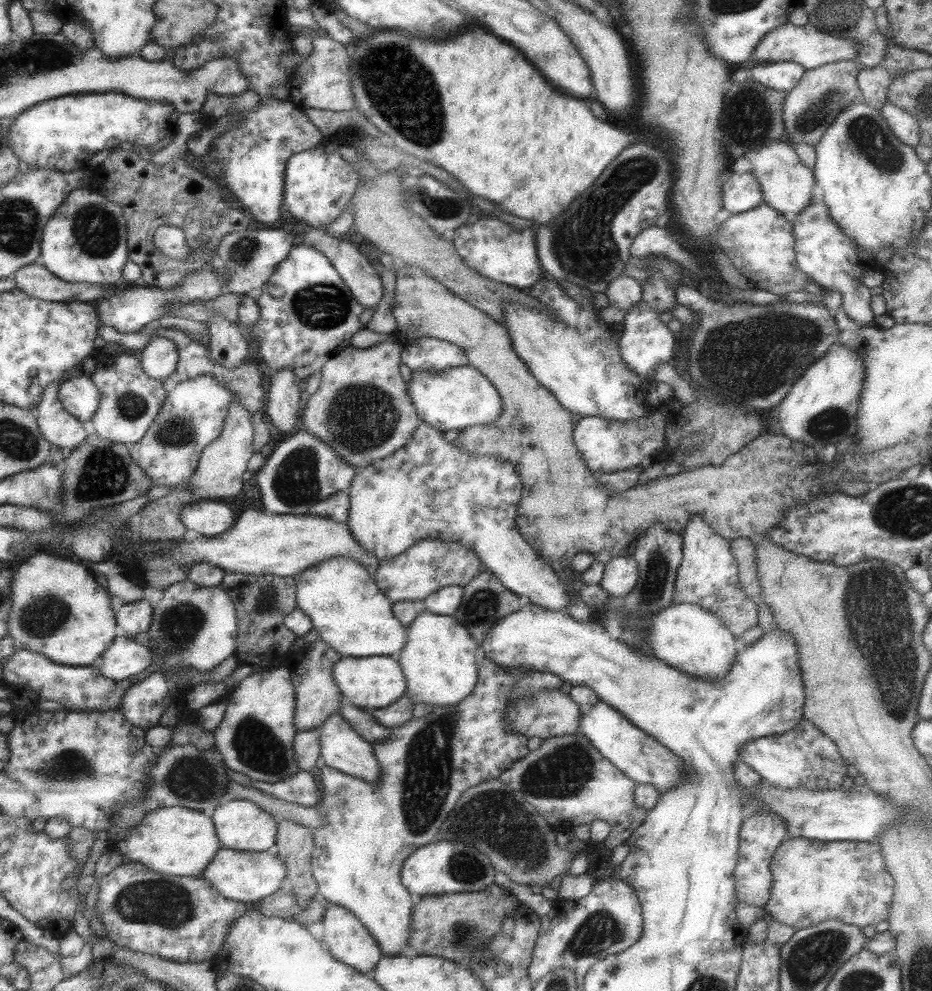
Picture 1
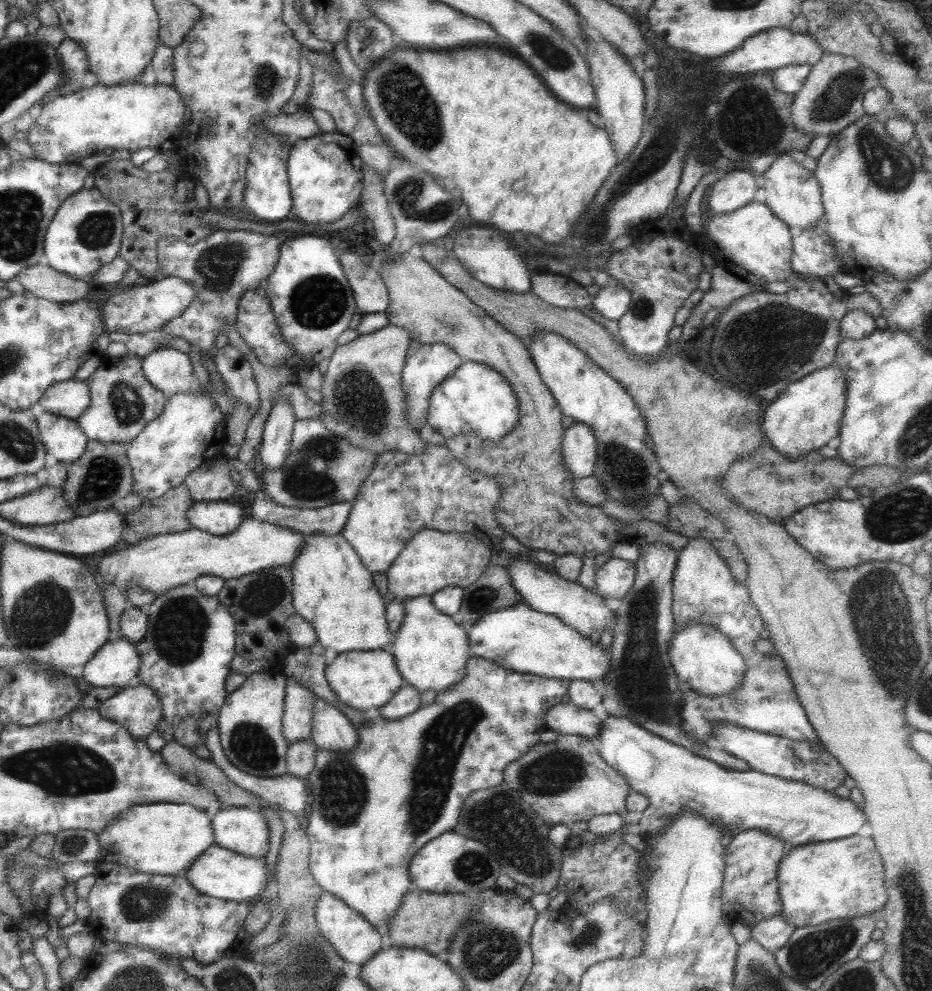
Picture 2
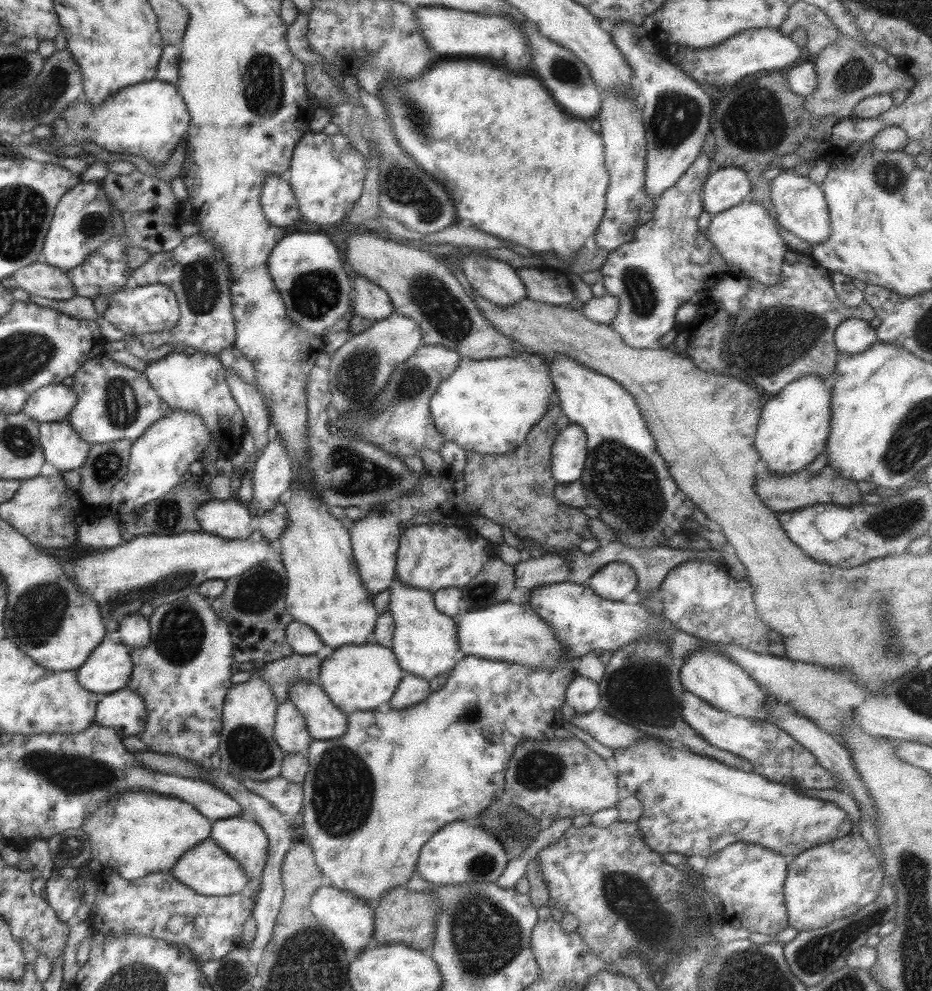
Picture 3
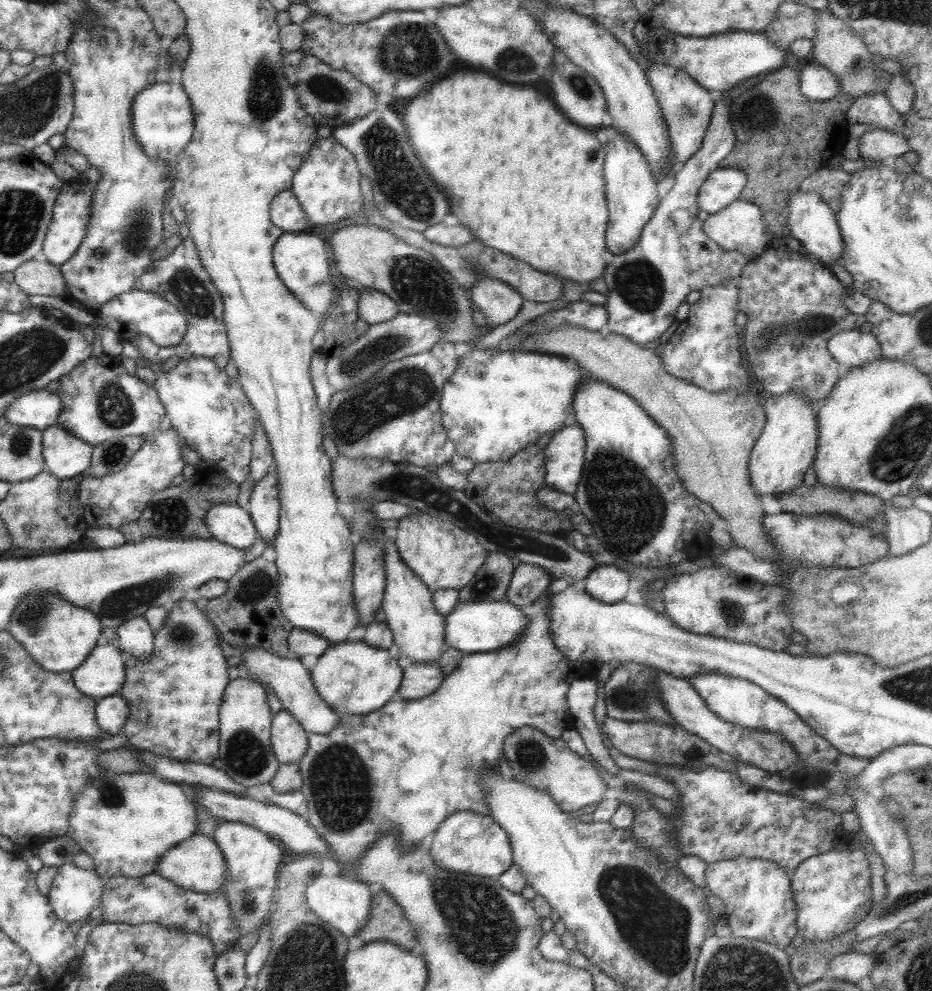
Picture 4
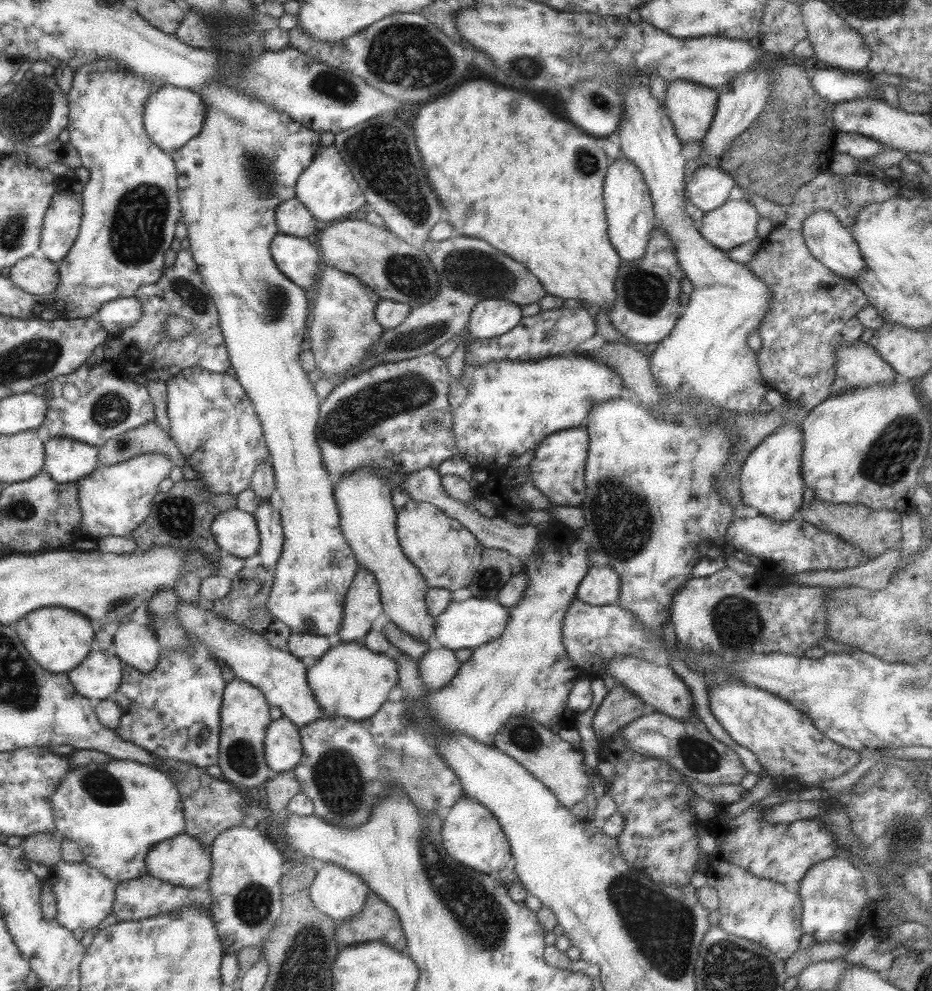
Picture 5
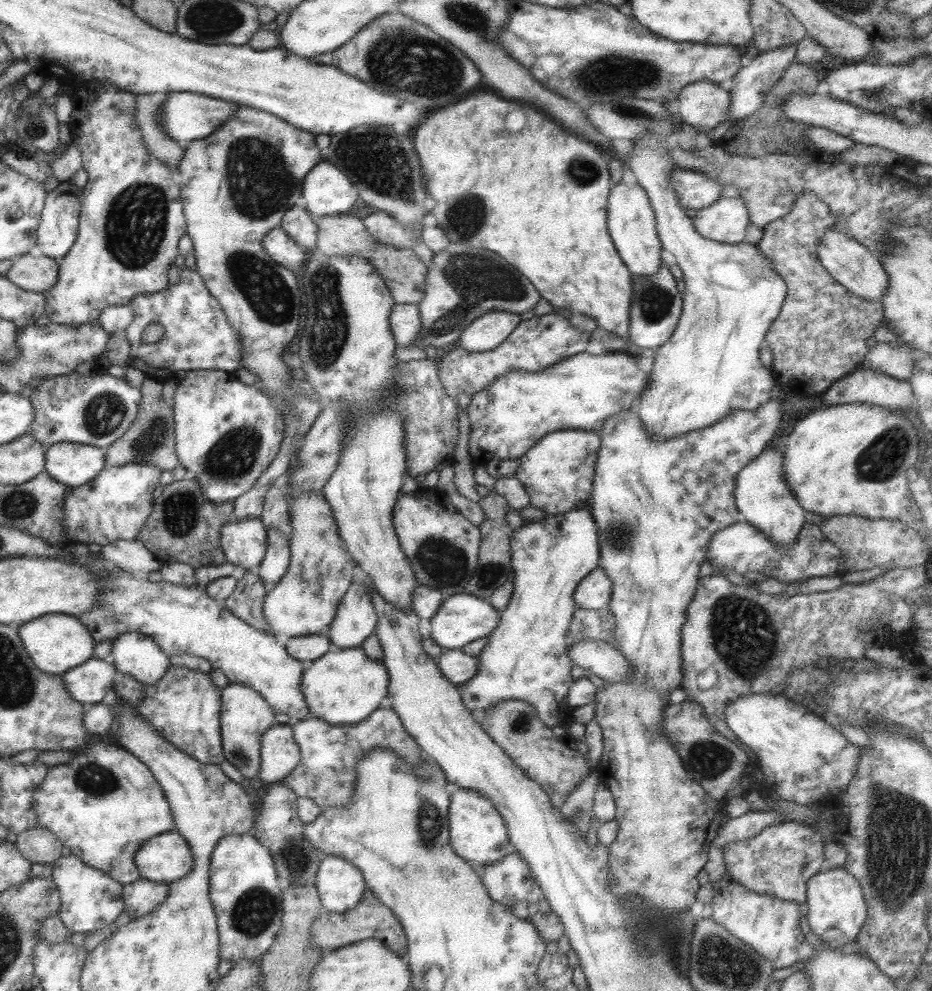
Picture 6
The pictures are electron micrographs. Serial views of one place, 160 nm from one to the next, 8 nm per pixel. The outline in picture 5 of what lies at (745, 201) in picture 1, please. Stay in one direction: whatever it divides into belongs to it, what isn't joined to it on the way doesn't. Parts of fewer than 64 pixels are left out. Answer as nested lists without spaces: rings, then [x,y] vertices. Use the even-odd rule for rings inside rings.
[[[697,167],[688,177],[684,177],[686,199],[690,209],[706,213],[721,206],[735,185],[734,179],[717,167]]]

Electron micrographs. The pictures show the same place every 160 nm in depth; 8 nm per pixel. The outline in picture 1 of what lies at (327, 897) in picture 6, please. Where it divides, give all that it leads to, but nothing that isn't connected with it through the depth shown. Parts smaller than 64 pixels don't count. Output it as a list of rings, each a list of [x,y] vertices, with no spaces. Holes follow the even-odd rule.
[[[329,906],[320,922],[323,925],[321,942],[326,944],[329,955],[337,962],[368,975],[382,958],[373,937],[346,908]]]

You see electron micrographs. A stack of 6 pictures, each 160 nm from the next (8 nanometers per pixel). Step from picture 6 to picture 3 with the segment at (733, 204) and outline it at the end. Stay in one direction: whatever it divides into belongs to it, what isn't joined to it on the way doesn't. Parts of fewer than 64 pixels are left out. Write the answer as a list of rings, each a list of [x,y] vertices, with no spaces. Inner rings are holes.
[[[743,200],[730,209],[710,218],[704,230],[706,240],[721,255],[730,275],[751,277],[760,283],[772,285],[779,278],[780,266],[789,250],[777,234],[777,222],[759,203]]]

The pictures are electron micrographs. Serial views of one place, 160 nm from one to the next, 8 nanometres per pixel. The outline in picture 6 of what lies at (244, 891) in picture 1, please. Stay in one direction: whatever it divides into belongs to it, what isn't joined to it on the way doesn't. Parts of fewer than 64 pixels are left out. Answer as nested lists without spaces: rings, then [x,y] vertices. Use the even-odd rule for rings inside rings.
[[[171,830],[144,840],[135,850],[133,862],[140,878],[168,884],[187,874],[192,858],[188,844]]]

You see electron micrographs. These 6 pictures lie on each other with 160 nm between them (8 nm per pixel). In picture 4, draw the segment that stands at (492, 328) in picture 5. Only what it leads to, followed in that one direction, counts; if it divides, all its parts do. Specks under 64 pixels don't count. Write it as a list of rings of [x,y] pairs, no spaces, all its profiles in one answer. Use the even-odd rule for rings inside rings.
[[[494,278],[478,280],[467,292],[470,303],[492,328],[511,320],[521,306],[521,295]]]

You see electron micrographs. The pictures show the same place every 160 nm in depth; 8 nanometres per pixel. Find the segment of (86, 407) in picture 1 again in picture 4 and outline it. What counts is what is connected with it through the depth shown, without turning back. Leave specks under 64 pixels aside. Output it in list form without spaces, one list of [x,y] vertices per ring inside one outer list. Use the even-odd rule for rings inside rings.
[[[44,388],[37,389],[18,395],[4,410],[2,417],[11,426],[28,426],[42,430],[55,424],[61,405],[57,393]]]

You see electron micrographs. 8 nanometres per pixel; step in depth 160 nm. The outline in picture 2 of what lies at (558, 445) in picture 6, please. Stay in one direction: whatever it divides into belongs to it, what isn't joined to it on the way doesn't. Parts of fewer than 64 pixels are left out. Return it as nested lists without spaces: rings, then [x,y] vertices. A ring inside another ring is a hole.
[[[573,422],[564,429],[561,438],[561,461],[565,471],[573,479],[592,476],[595,470],[595,454],[597,445],[588,426]]]

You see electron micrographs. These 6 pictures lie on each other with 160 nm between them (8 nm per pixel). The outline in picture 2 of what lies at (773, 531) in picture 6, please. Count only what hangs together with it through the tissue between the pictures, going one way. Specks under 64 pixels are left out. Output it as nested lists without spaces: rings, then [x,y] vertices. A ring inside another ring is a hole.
[[[829,365],[790,382],[761,414],[760,429],[775,453],[793,461],[797,457],[818,451],[829,440],[838,436],[844,405],[843,370]]]

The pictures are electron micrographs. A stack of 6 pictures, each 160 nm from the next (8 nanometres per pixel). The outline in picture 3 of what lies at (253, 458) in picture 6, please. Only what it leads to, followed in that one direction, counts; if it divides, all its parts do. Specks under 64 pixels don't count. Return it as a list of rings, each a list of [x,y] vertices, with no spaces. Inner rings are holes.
[[[169,353],[150,362],[143,374],[156,395],[170,408],[196,414],[216,443],[221,456],[229,460],[241,447],[241,435],[245,430],[241,411],[231,396],[225,380],[224,367],[214,355],[194,353]]]

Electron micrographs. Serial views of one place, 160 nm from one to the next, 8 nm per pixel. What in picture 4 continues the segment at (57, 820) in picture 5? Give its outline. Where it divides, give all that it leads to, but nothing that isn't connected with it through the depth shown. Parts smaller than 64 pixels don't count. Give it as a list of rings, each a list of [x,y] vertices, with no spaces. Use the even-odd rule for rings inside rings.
[[[149,771],[131,774],[101,773],[72,798],[65,834],[90,856],[93,871],[102,880],[111,877],[139,878],[154,872],[159,857],[196,832],[195,805],[182,784],[165,781]]]

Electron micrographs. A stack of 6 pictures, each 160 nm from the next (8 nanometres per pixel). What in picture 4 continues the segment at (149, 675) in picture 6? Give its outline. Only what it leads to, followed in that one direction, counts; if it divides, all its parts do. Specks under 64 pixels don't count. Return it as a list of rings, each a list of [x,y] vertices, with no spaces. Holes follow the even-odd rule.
[[[143,616],[130,618],[116,629],[116,644],[123,653],[145,660],[152,653],[154,632]]]

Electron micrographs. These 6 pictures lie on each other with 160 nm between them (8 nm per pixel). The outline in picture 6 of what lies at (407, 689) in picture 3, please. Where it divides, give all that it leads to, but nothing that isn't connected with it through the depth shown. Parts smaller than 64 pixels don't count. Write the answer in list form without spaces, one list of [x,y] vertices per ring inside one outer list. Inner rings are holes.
[[[461,649],[443,650],[435,659],[439,672],[456,685],[467,682],[477,670],[478,660],[476,657],[463,654]]]

